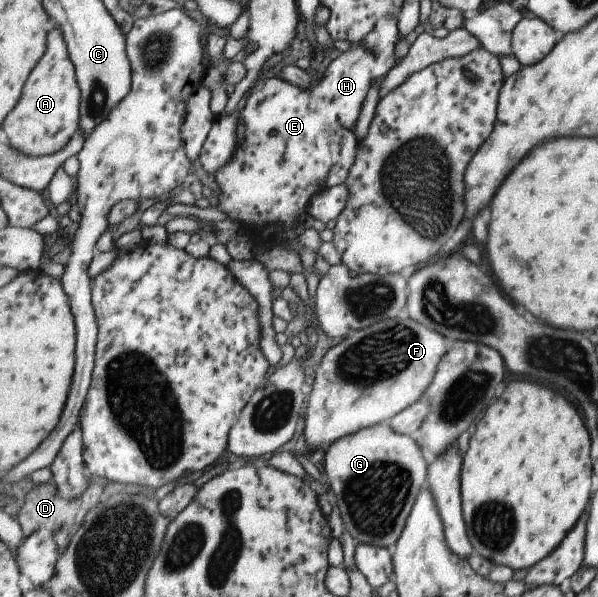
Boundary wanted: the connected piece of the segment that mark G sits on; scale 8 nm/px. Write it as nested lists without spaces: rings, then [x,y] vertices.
[[[389,422],[362,428],[355,434],[344,436],[331,444],[325,452],[325,471],[340,511],[343,530],[347,531],[355,542],[391,549],[397,547],[408,516],[418,496],[427,486],[428,464],[416,439],[411,435],[397,432]]]

